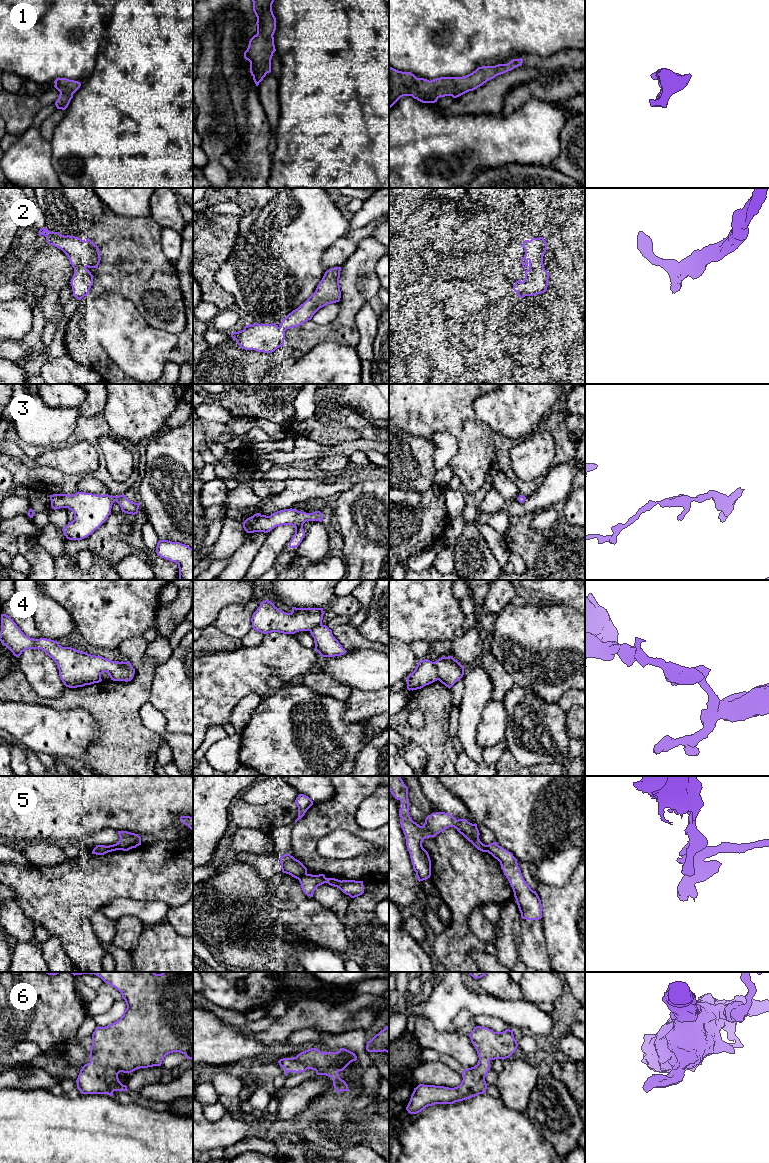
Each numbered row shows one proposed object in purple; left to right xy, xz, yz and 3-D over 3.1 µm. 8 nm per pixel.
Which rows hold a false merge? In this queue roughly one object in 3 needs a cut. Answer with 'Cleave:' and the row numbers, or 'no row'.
Cleave: 4, 5

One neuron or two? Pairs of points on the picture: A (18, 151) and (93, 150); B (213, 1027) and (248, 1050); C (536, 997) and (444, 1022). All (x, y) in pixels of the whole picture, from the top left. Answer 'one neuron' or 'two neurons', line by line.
A: two neurons
B: one neuron
C: two neurons

